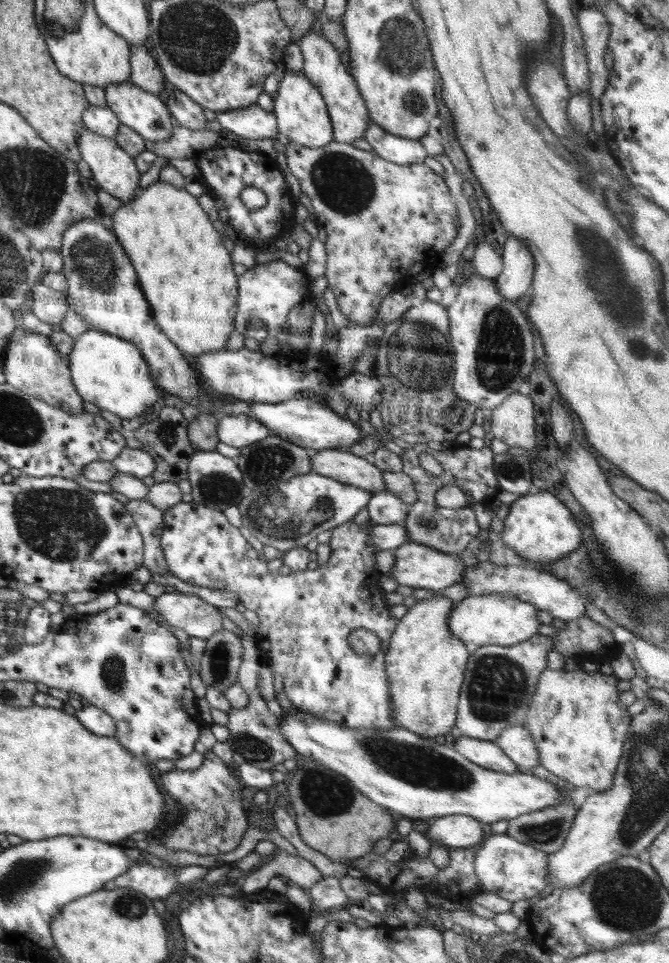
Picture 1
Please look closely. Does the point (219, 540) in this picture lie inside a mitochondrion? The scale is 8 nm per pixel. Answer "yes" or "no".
no

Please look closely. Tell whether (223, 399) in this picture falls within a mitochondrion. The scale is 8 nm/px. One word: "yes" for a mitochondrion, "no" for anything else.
no

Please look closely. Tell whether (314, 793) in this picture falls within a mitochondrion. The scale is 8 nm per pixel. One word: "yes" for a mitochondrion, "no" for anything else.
yes

